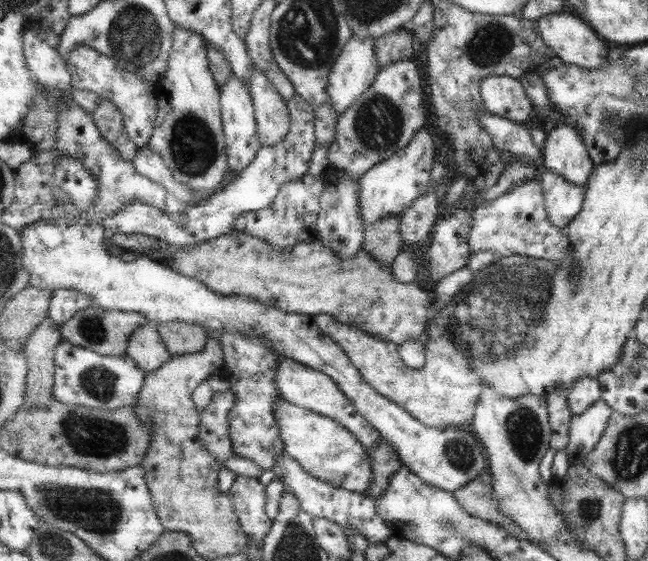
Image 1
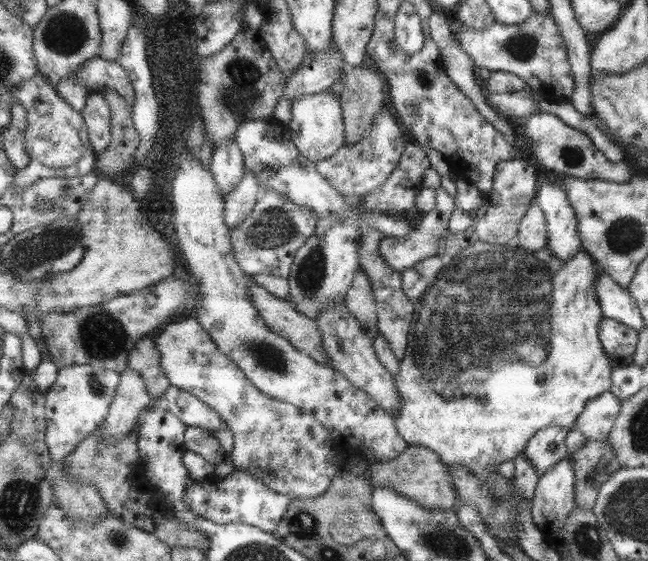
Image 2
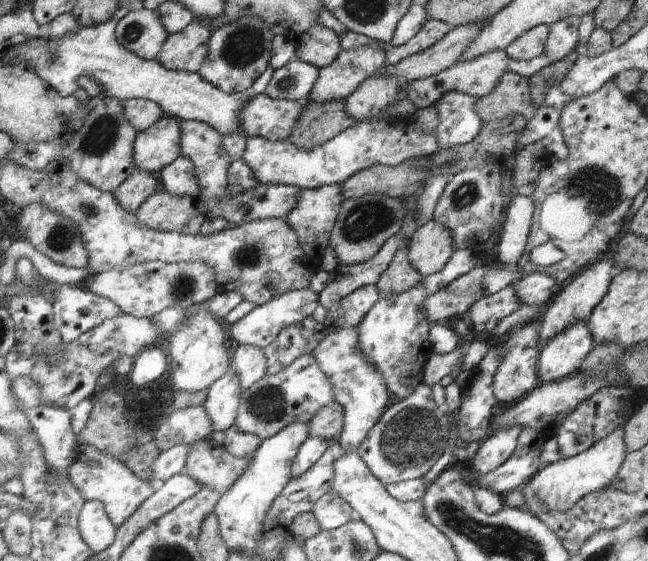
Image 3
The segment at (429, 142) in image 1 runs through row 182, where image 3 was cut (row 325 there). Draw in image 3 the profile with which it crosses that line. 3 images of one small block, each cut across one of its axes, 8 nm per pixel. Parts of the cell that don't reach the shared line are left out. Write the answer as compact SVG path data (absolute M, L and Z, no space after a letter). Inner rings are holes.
M419 282L400 295L379 299L356 326L359 354L380 373L389 394L395 394L400 399L409 396L421 383L420 372L432 354L431 345L427 342L429 322L422 309L426 296Z

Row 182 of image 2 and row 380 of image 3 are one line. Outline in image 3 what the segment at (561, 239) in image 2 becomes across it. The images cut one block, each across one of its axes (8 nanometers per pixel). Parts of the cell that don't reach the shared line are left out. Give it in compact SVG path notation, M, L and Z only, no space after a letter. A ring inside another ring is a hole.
M576 322L538 349L536 373L543 383L575 373L594 347L586 323Z

